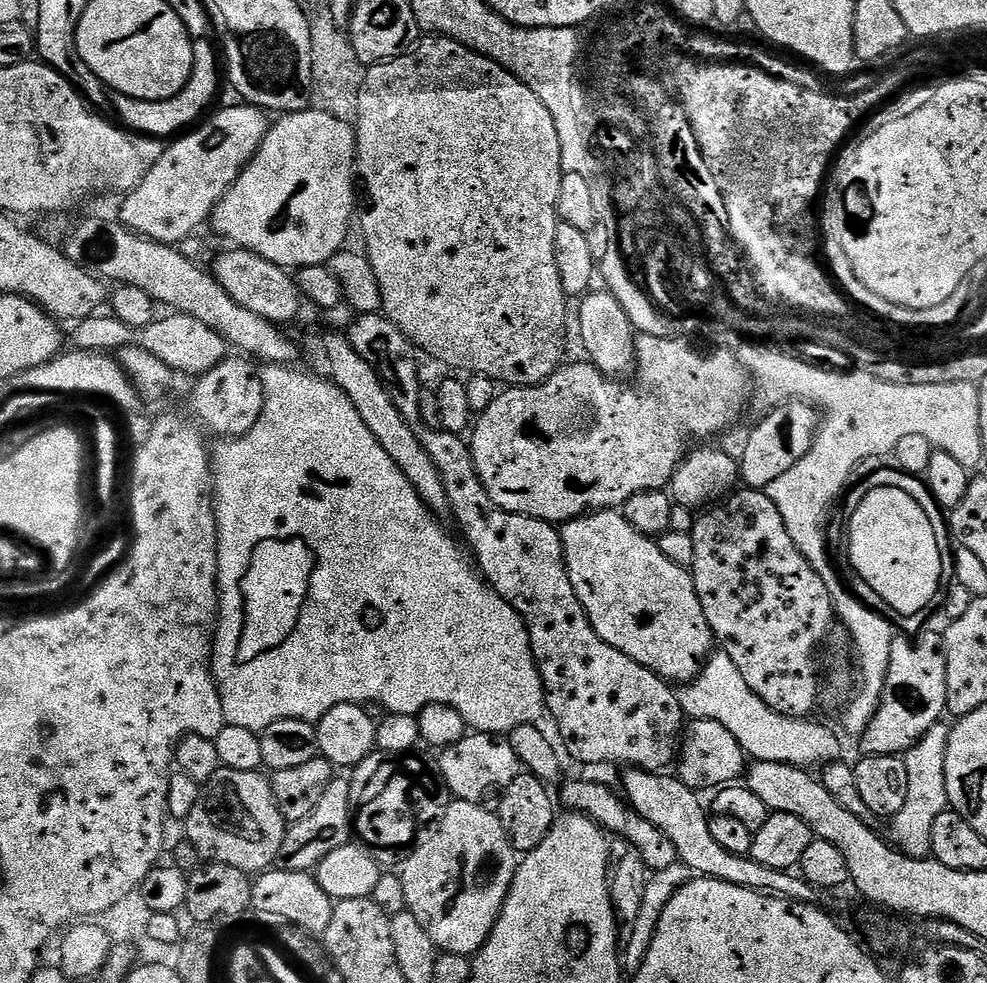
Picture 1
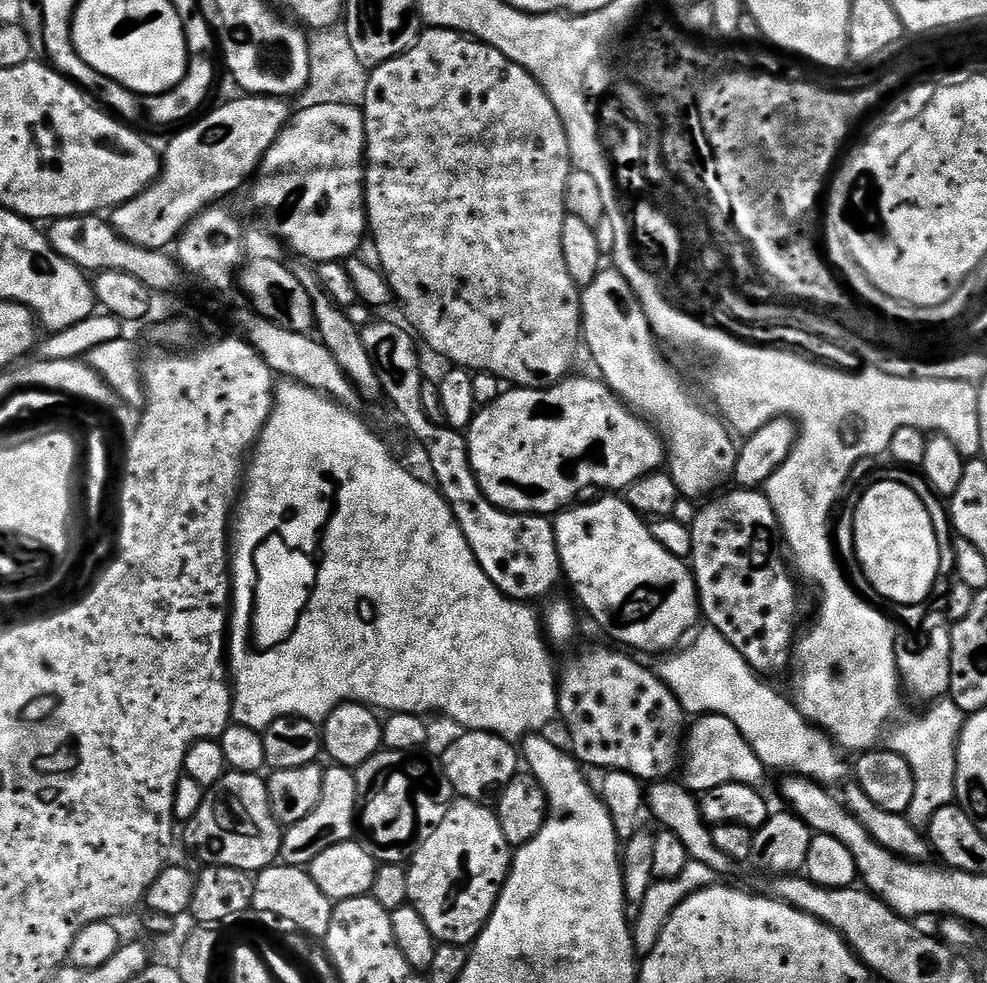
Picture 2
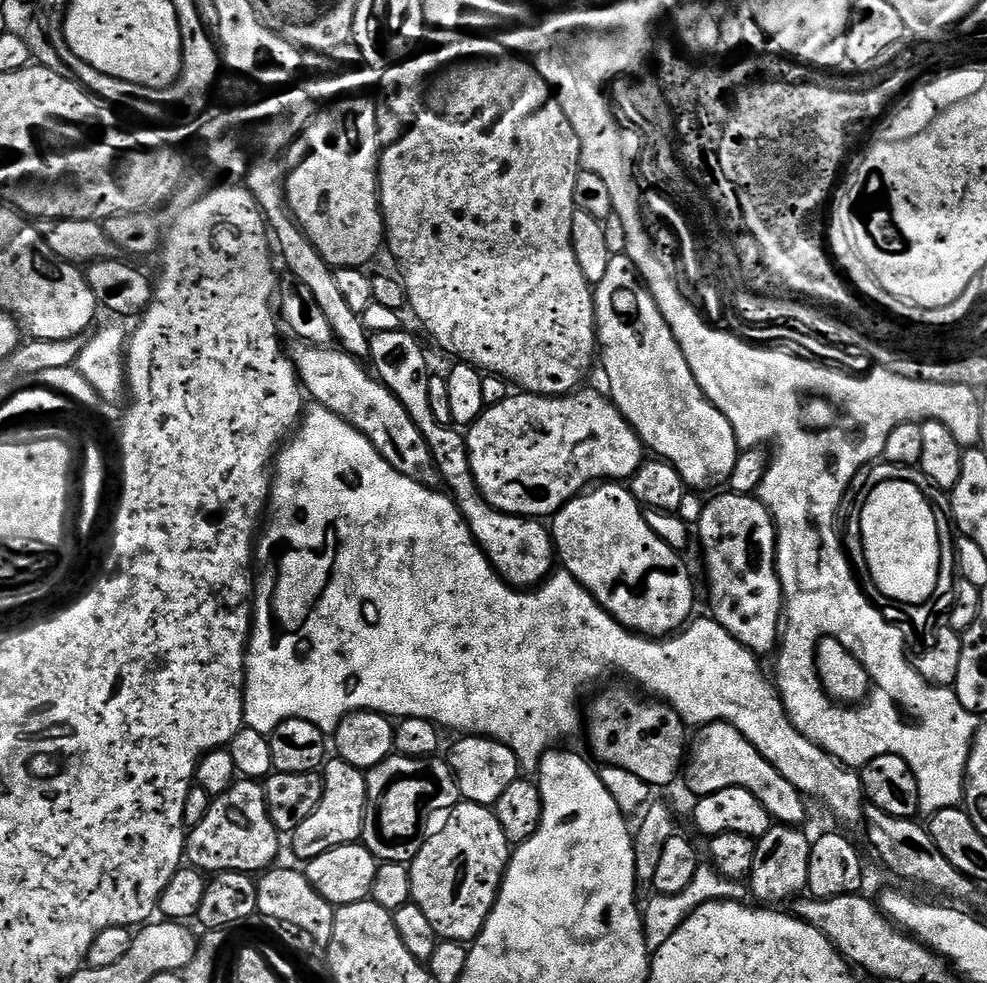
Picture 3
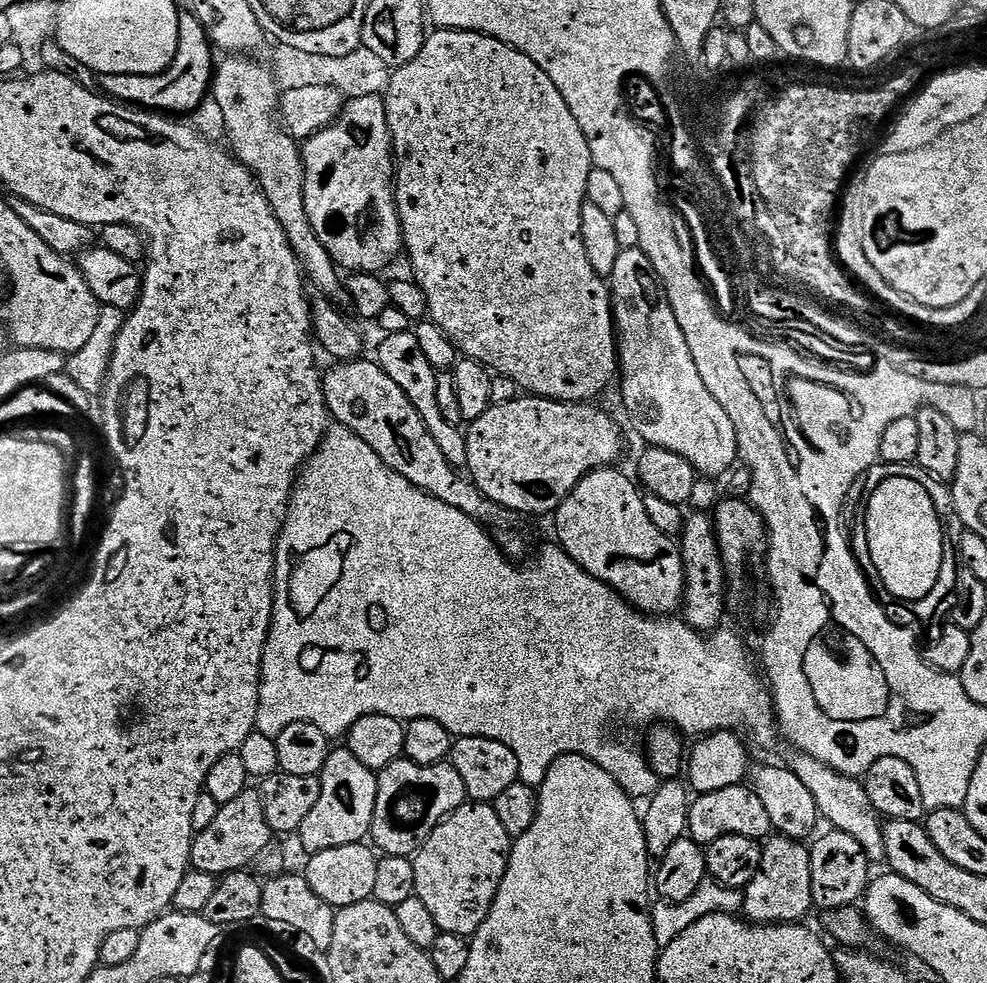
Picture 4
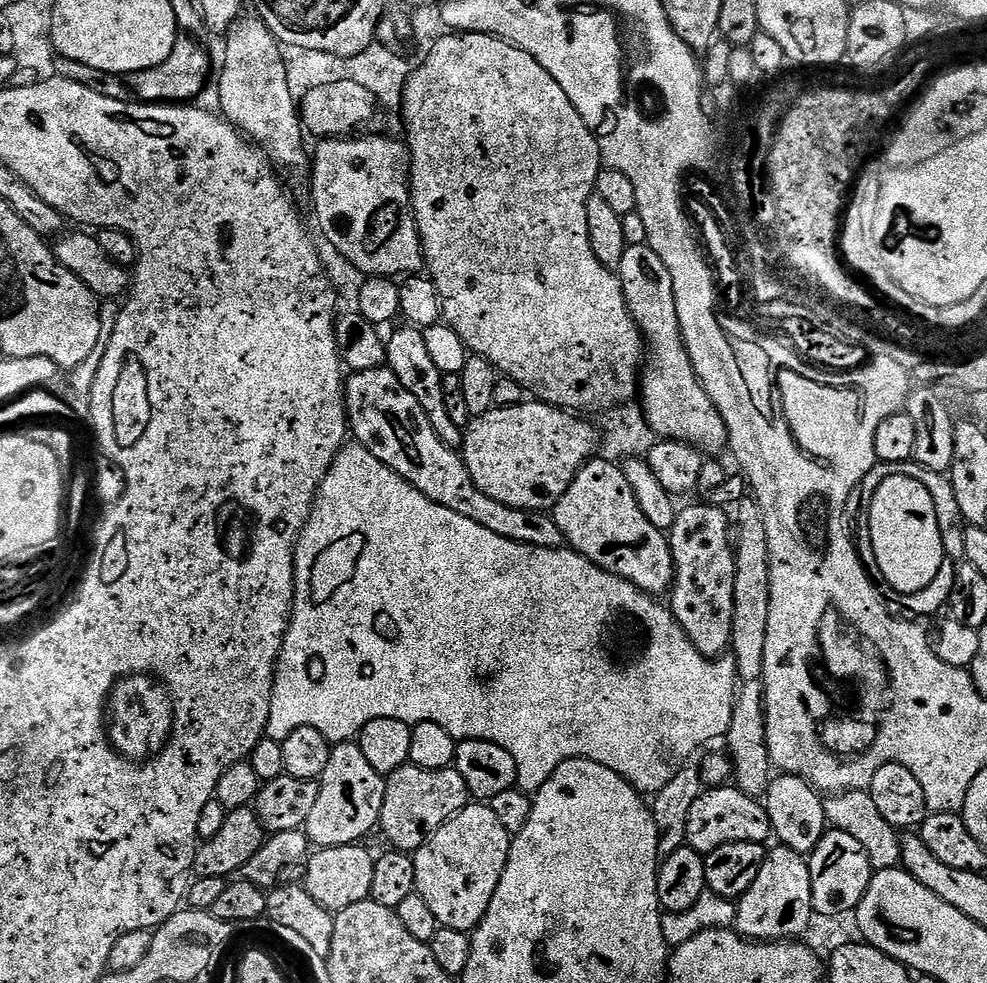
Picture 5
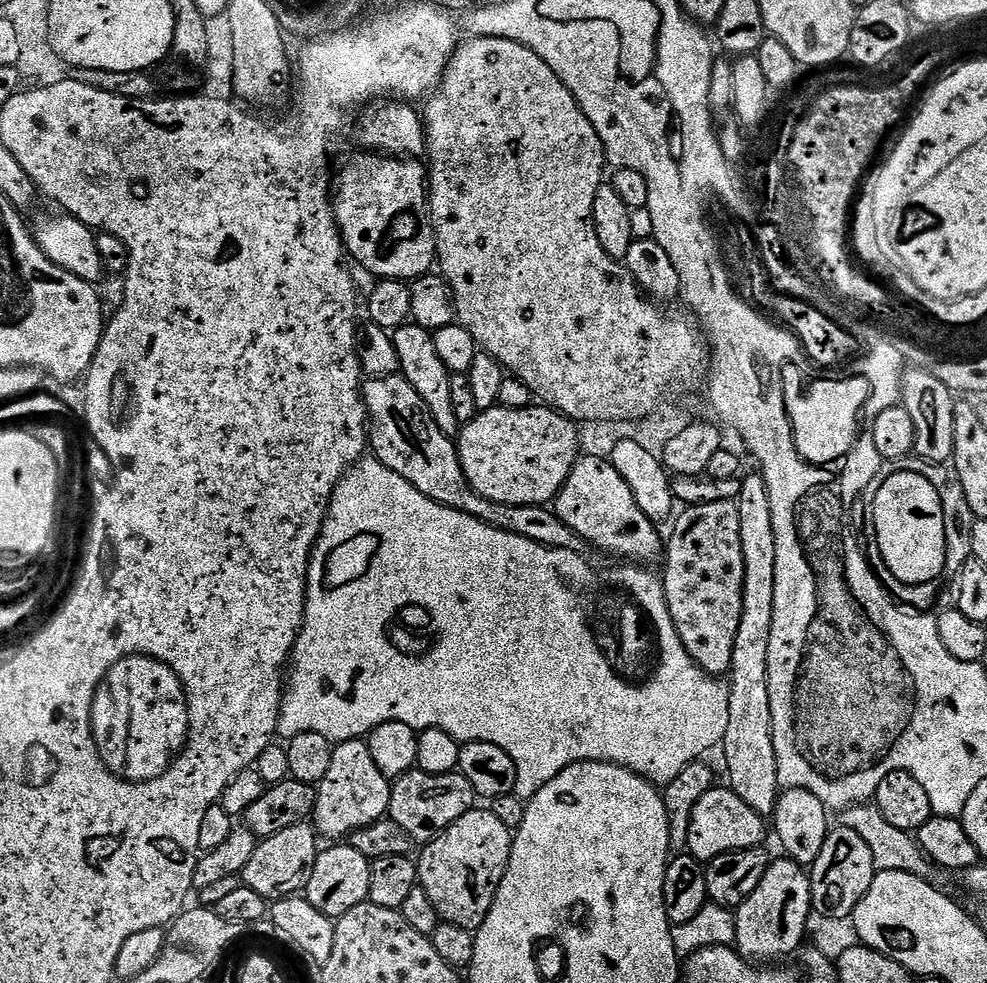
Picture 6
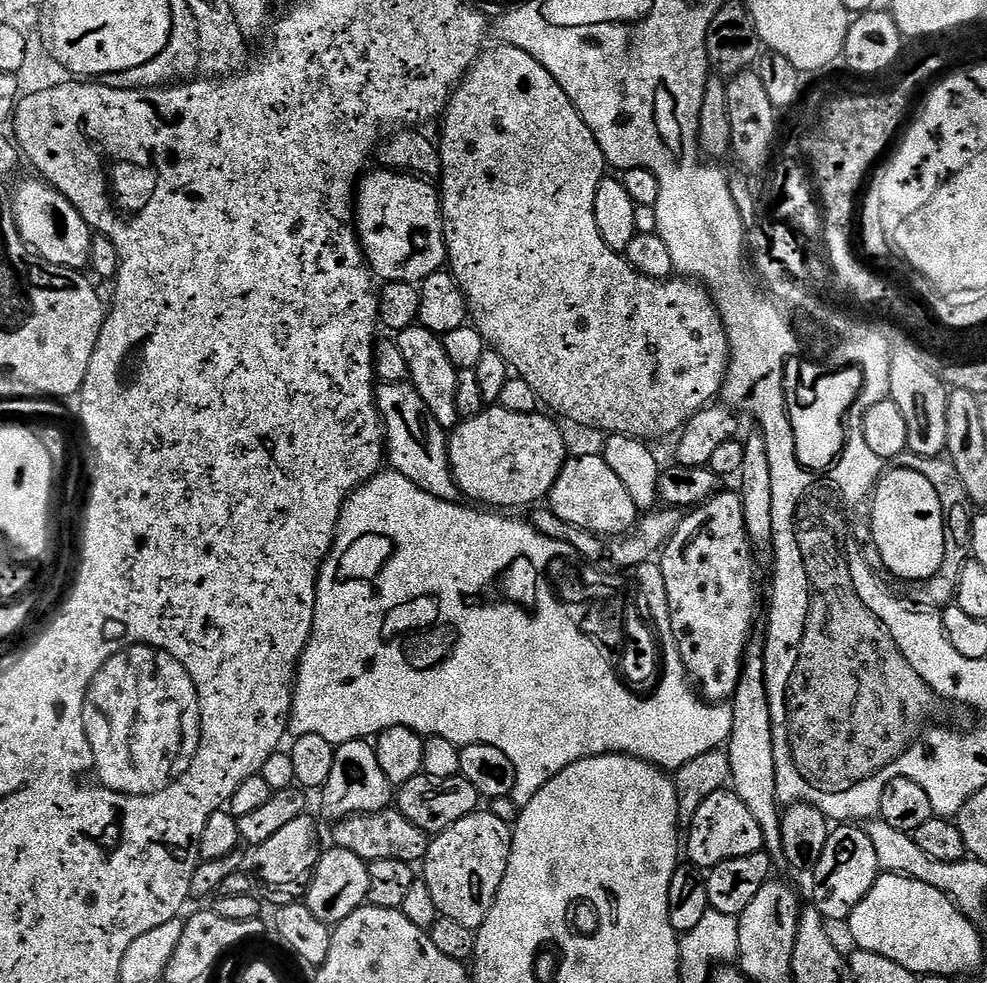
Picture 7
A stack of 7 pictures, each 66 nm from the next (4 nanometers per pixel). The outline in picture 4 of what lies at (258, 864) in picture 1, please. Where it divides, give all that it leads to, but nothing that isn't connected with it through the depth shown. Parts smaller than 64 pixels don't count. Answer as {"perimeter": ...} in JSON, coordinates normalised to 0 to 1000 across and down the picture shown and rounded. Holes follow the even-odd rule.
{"perimeter":[[[262,805],[246,806],[241,808],[241,812],[237,812],[237,816],[229,816],[223,820],[217,836],[213,836],[209,844],[198,847],[194,882],[200,887],[208,887],[220,893],[231,887],[246,887],[258,880],[267,864],[277,858],[276,854],[278,847],[270,836],[270,828],[265,828]]]}

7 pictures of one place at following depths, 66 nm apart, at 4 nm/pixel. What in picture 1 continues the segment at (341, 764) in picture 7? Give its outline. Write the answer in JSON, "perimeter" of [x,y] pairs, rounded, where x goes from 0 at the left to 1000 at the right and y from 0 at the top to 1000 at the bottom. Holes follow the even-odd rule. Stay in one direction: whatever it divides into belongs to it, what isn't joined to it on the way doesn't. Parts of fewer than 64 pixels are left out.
{"perimeter":[[[337,791],[330,808],[326,808],[326,816],[313,830],[300,838],[292,838],[286,865],[279,877],[280,883],[291,887],[315,888],[342,861],[354,858],[358,854],[357,825],[355,824],[355,797],[352,792]]]}

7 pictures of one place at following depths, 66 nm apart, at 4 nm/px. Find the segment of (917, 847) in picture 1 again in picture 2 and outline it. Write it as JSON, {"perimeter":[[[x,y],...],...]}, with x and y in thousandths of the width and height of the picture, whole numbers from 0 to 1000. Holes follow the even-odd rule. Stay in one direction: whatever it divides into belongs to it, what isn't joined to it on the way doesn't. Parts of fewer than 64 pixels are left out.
{"perimeter":[[[963,710],[945,715],[941,720],[944,720],[941,724],[913,739],[912,754],[906,757],[907,764],[918,771],[926,787],[926,816],[922,816],[918,829],[929,840],[938,840],[954,820],[969,814],[969,760],[979,731],[978,725]]]}

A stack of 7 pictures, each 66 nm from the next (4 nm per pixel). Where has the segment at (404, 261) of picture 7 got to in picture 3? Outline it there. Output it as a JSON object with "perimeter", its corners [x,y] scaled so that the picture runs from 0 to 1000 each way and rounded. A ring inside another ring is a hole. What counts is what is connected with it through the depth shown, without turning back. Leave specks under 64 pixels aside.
{"perimeter":[[[349,100],[343,103],[333,114],[328,112],[321,113],[320,119],[314,123],[312,127],[308,129],[308,135],[301,140],[296,148],[294,148],[294,154],[291,156],[291,166],[294,170],[290,175],[290,198],[292,200],[293,213],[298,217],[301,228],[314,242],[314,246],[322,254],[322,258],[326,258],[326,262],[330,268],[335,269],[337,274],[341,273],[363,273],[368,274],[369,269],[373,269],[381,259],[384,258],[385,252],[390,251],[391,241],[389,239],[389,219],[385,213],[385,185],[383,182],[383,176],[385,173],[385,125],[381,122],[381,115],[383,113],[383,106],[380,101],[367,102],[371,100]]]}

